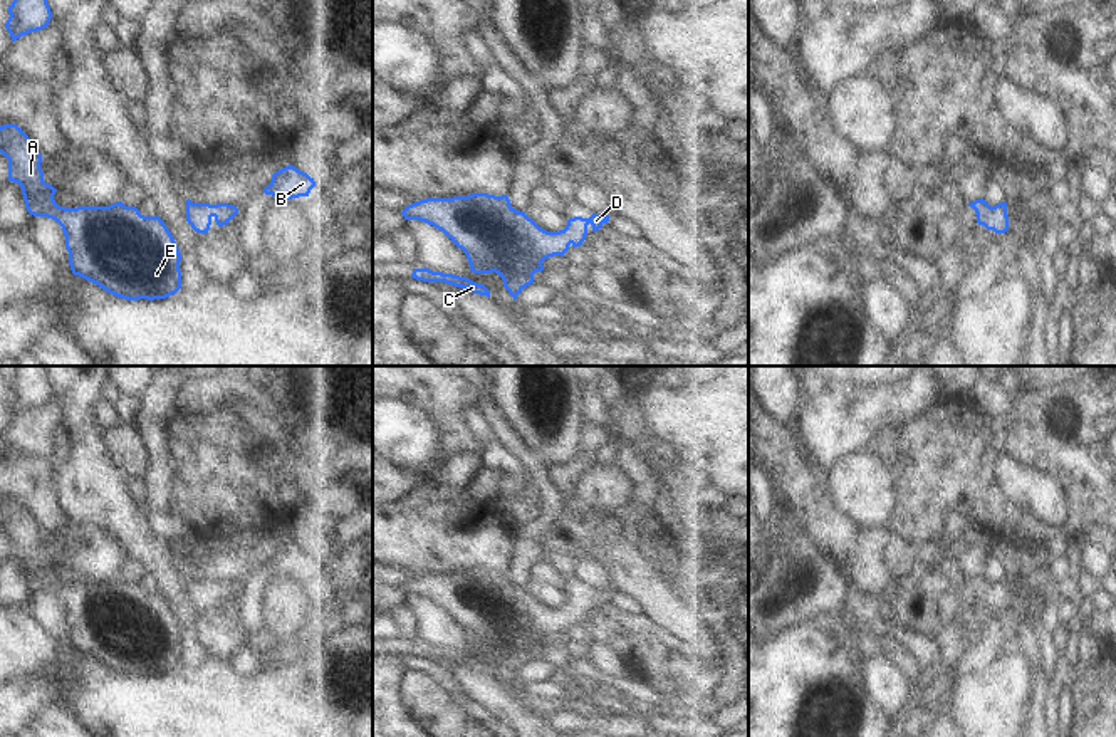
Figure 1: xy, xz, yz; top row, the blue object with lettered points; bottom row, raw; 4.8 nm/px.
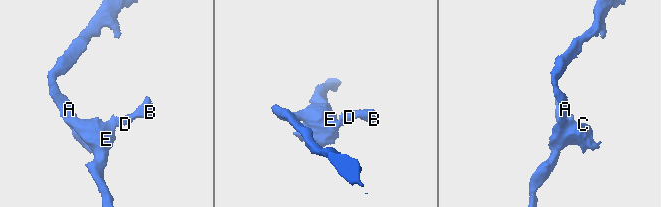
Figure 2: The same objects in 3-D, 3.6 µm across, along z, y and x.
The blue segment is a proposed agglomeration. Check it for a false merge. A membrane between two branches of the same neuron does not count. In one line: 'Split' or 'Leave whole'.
Leave whole

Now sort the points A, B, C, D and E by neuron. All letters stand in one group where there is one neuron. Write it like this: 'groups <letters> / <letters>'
groups A B C D E

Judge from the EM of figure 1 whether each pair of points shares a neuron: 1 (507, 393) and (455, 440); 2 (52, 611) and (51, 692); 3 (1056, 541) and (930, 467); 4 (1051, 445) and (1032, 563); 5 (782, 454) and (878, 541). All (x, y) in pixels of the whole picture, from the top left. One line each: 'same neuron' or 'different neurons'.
1: different neurons
2: same neuron
3: same neuron
4: different neurons
5: same neuron

